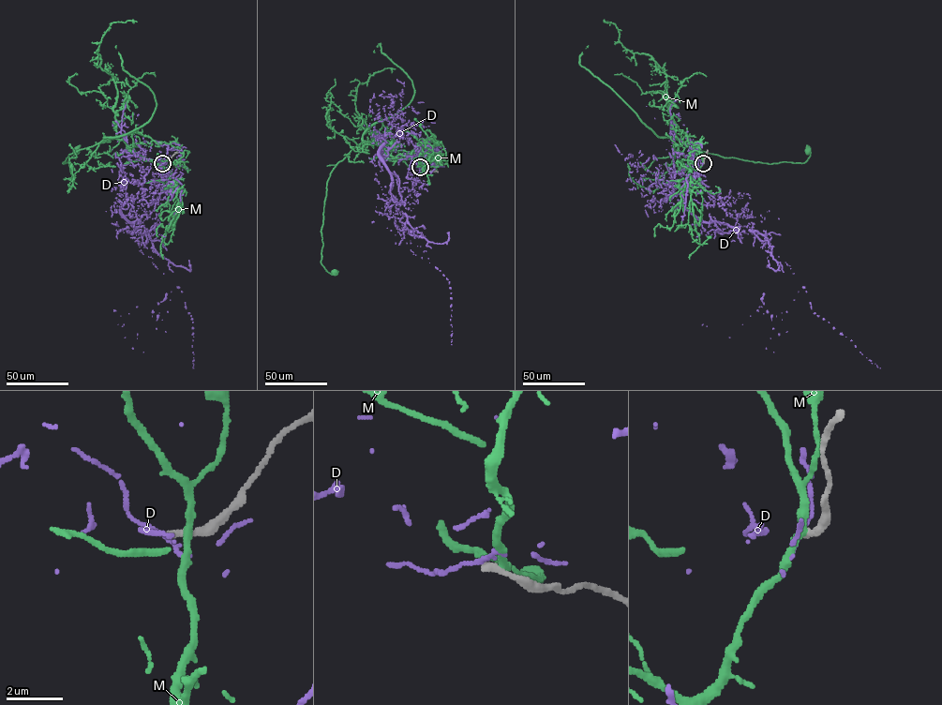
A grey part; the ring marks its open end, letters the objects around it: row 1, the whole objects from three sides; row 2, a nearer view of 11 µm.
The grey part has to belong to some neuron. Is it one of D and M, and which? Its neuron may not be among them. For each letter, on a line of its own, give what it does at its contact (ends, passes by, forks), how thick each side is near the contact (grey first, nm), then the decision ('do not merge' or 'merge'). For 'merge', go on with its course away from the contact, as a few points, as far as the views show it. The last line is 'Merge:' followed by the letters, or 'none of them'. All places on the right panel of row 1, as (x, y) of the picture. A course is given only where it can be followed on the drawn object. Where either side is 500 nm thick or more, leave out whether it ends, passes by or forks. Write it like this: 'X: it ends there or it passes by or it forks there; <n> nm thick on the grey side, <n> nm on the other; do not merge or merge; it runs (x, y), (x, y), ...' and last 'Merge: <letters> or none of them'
D: it ends there; 240 nm thick on the grey side, 180 nm on the other; do not merge
M: it passes by; 300 nm thick on the grey side, 260 nm on the other; do not merge
Merge: none of them

